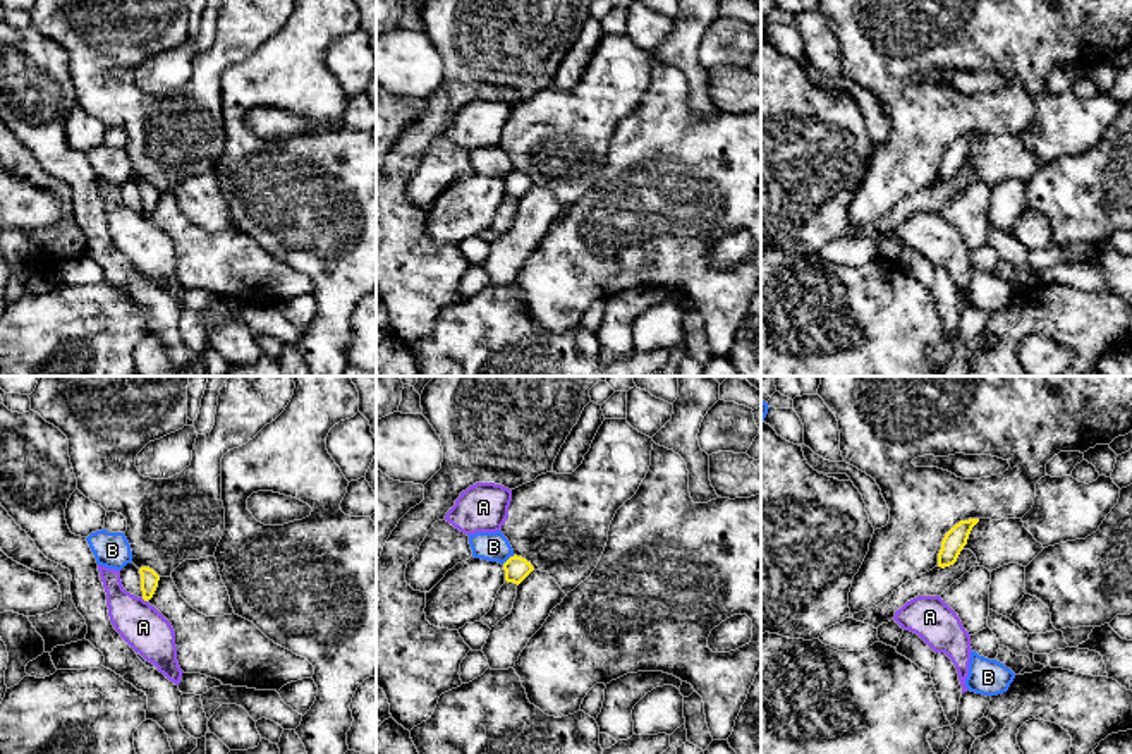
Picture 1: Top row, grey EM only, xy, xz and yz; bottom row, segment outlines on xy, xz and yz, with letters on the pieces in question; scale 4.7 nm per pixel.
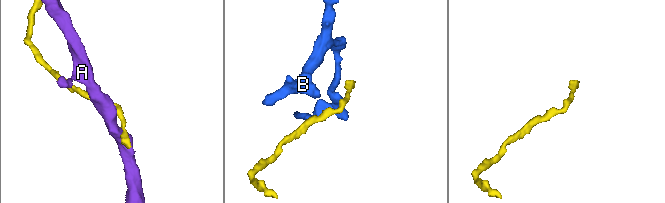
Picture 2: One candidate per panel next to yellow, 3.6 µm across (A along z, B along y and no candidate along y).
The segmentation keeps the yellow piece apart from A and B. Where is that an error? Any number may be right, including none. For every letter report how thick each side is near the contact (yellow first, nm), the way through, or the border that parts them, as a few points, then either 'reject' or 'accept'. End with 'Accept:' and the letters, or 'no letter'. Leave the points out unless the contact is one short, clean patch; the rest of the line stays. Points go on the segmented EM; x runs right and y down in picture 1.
A: calibres 80 and 220 nm; border xy (141, 598), (146, 601); reject
B: calibres 110 and 140 nm; border xz (514, 555), (502, 564); reject
Accept: no letter

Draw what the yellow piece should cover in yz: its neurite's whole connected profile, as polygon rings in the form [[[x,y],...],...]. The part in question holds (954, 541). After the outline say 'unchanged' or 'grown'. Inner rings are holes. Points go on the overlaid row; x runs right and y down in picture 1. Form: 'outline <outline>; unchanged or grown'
outline [[[979,519],[960,520],[943,538],[938,553],[938,567],[945,569],[957,562],[960,551],[967,544],[969,534]]]; unchanged

